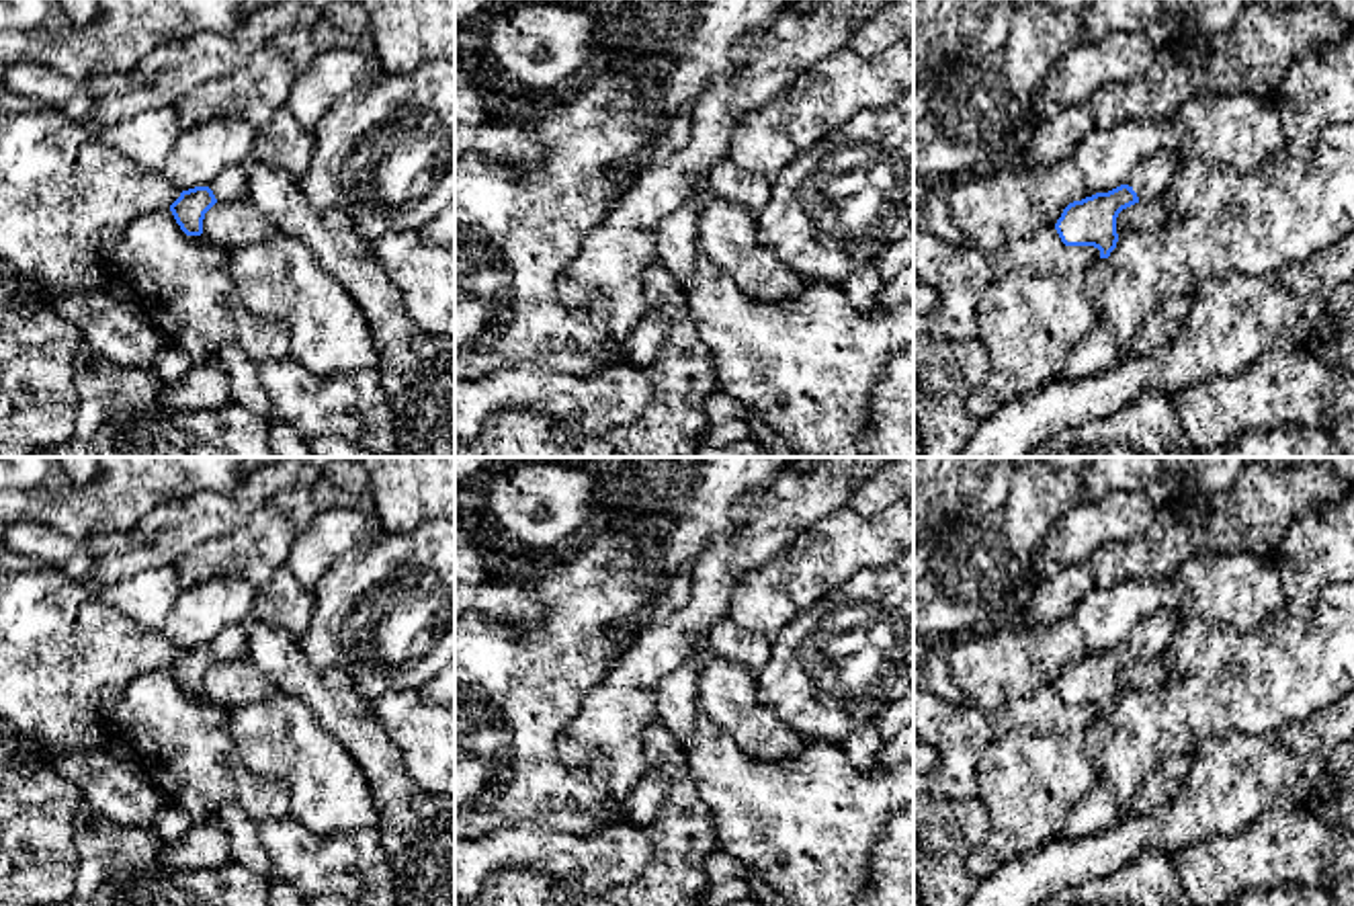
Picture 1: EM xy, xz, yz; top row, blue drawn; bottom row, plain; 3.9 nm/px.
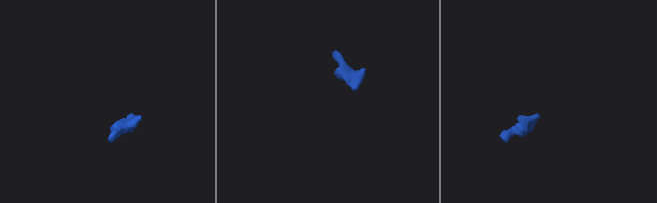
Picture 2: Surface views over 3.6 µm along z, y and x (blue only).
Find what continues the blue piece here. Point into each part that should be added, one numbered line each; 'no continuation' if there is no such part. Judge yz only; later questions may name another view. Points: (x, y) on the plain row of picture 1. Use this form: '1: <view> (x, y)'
1: yz (1240, 589)

